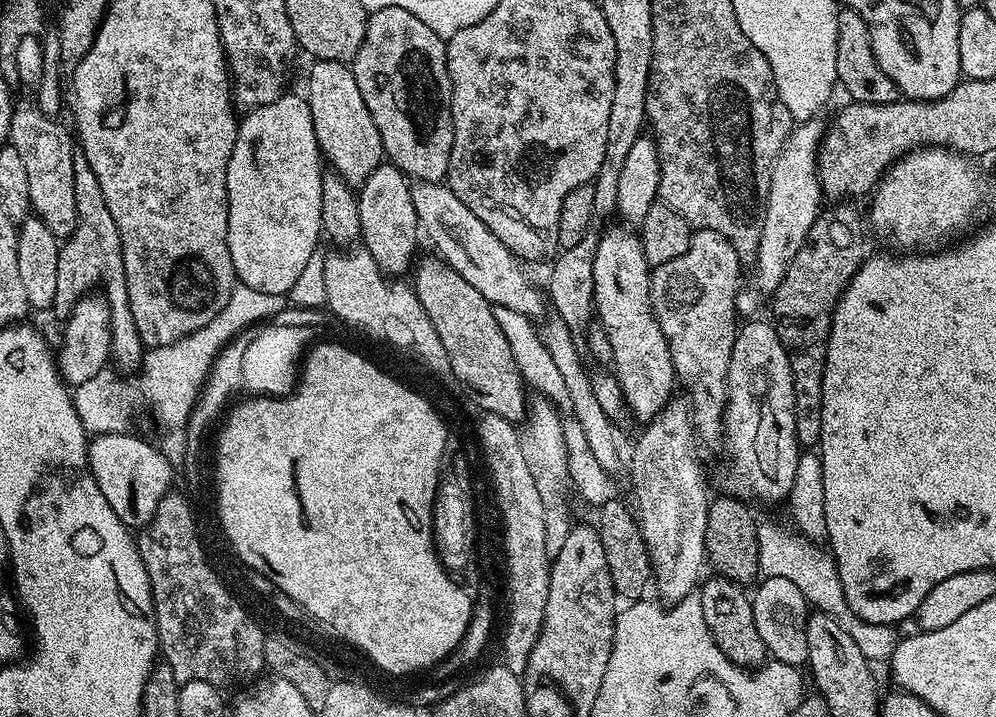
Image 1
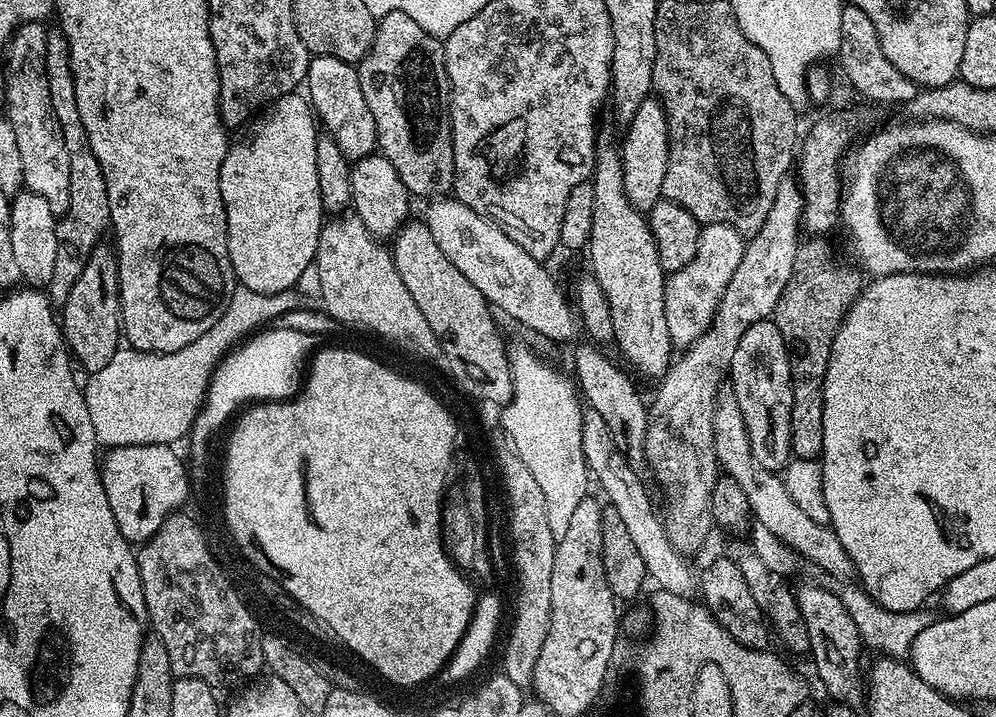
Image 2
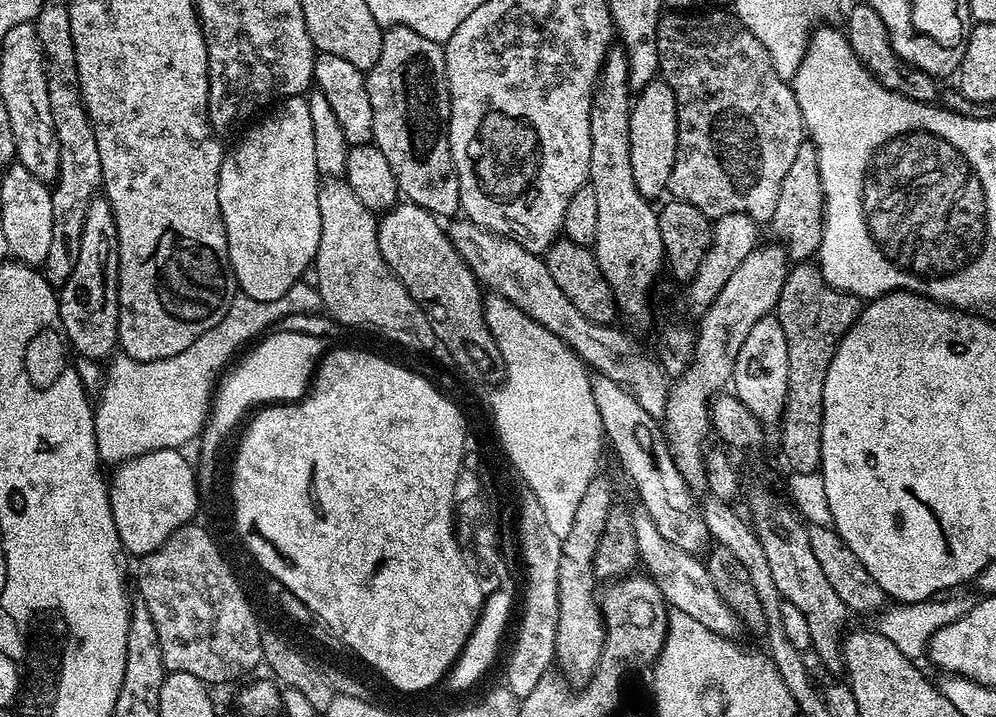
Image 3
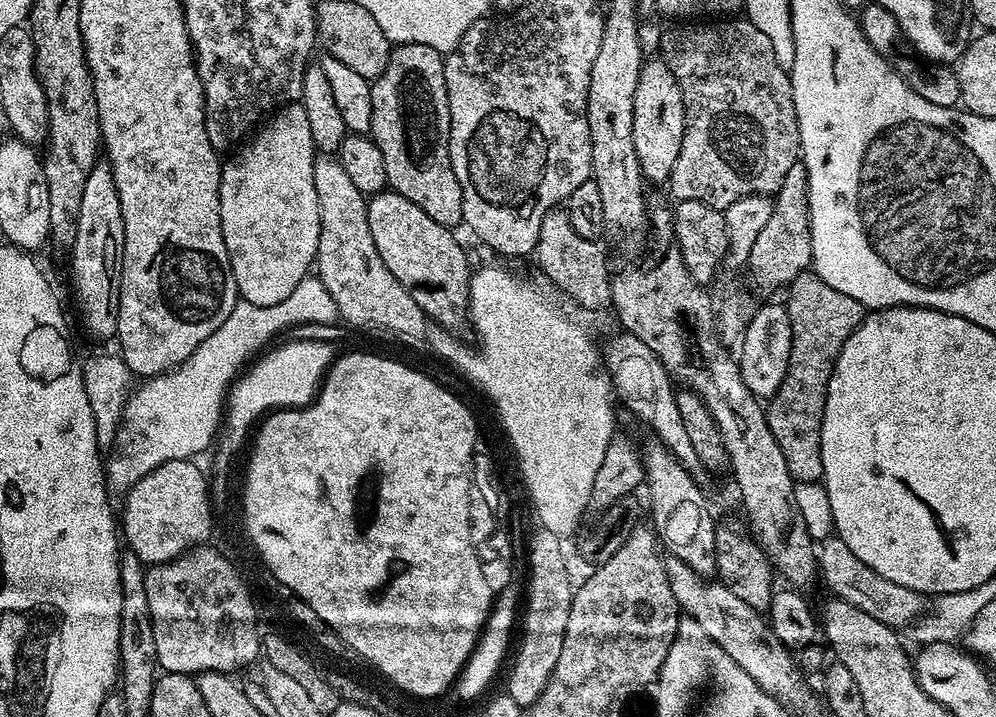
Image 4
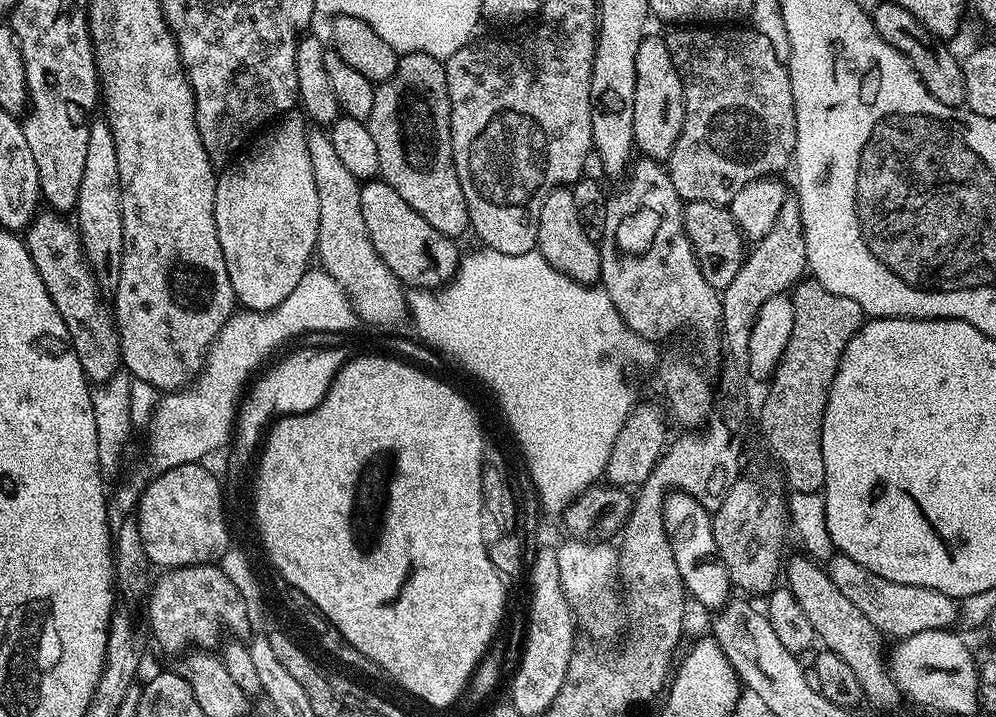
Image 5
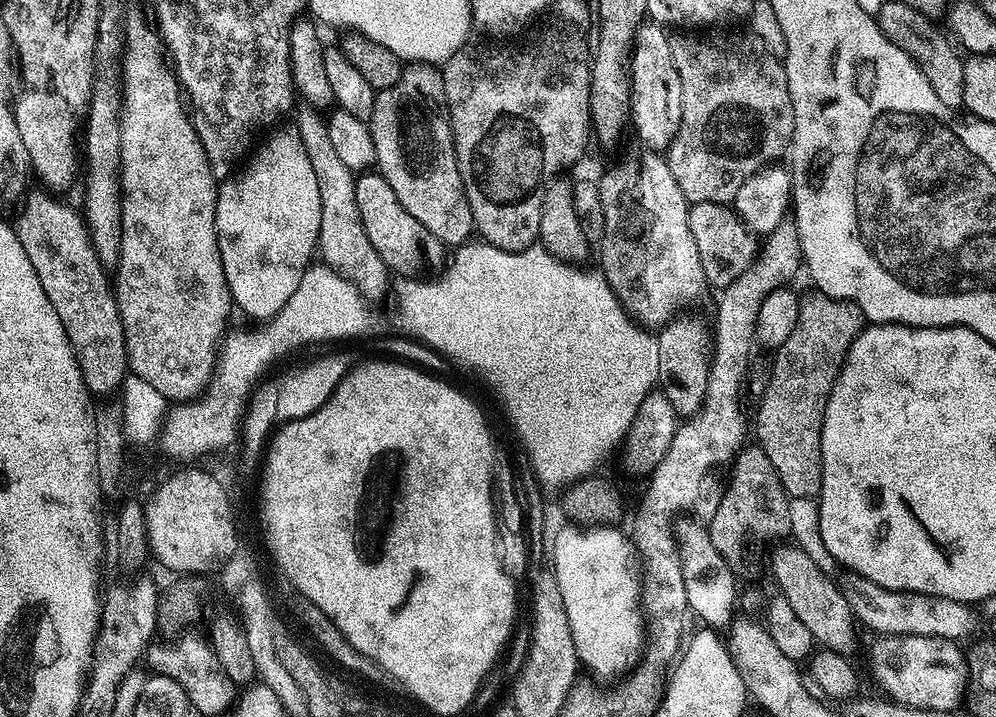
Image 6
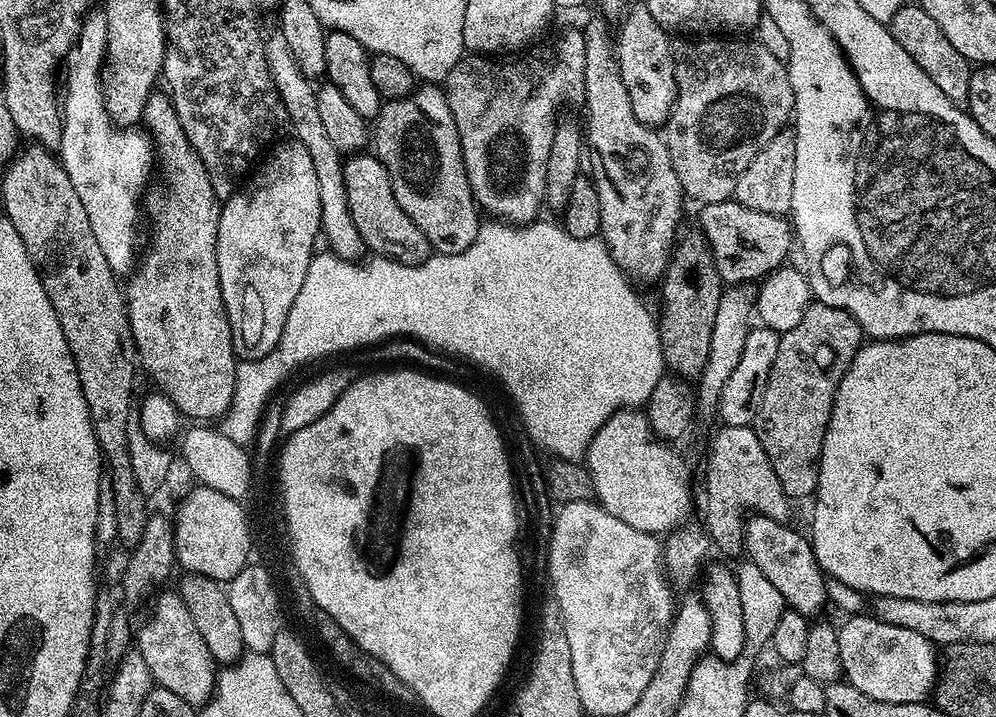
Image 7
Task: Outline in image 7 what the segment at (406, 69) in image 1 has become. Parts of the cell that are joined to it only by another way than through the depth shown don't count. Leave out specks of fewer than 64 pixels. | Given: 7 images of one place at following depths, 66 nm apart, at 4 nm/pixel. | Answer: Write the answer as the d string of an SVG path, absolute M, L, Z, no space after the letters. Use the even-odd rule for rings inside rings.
M424 82L409 96L381 103L374 121L374 144L375 140L374 155L386 166L394 198L410 222L426 234L429 249L442 256L465 252L478 234L482 212L472 197L458 126L454 126L443 87Z

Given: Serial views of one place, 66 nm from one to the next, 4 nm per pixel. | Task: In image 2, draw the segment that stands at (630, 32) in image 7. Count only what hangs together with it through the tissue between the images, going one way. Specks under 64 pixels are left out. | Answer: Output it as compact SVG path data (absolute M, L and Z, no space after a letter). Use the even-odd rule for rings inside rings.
M659 99L642 102L633 120L626 126L624 144L619 145L622 158L622 184L626 196L639 212L647 214L664 195L662 182L666 182L668 169L668 119Z

